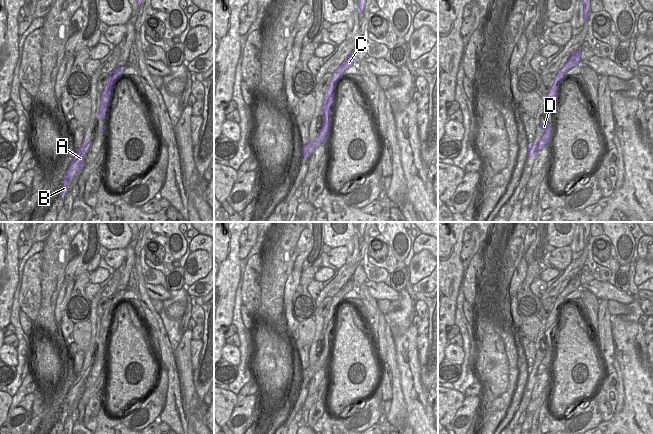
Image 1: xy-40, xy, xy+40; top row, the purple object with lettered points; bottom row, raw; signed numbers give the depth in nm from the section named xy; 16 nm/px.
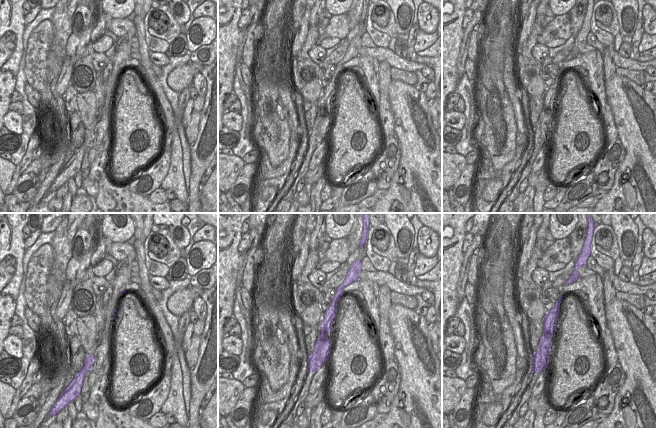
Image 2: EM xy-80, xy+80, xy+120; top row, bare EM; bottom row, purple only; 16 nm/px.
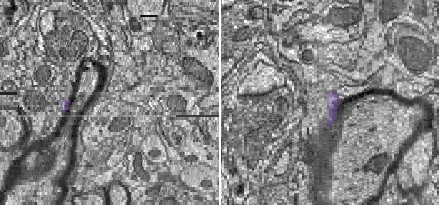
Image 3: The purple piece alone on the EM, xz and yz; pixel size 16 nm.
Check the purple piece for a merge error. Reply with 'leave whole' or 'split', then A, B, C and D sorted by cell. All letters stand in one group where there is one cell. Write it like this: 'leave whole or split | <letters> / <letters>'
leave whole | A B C D

